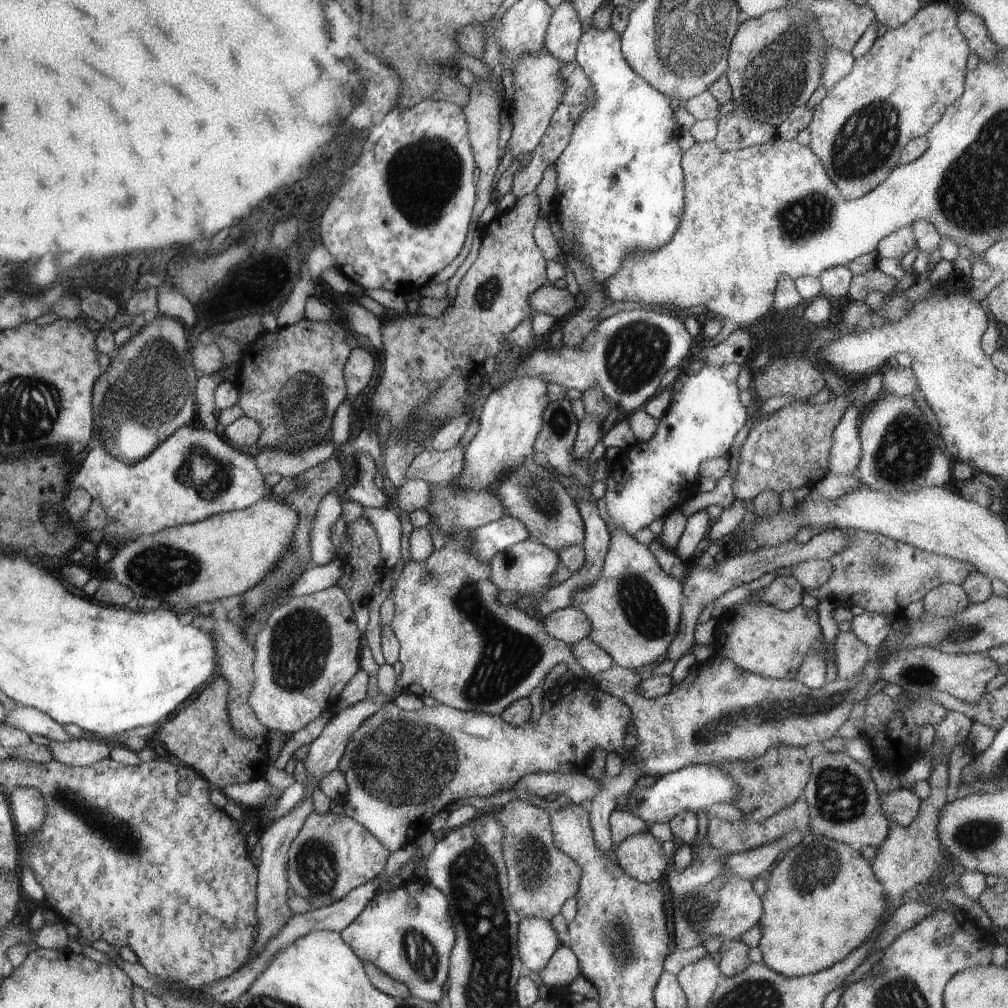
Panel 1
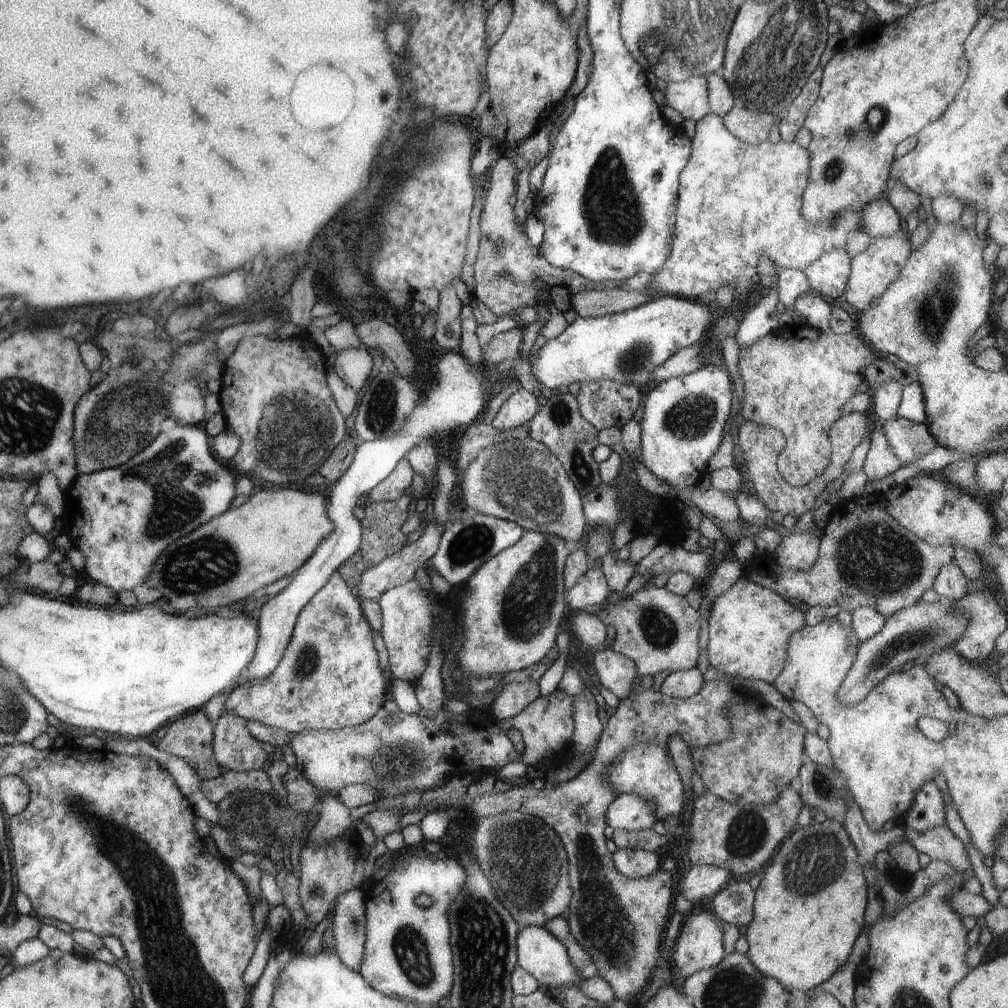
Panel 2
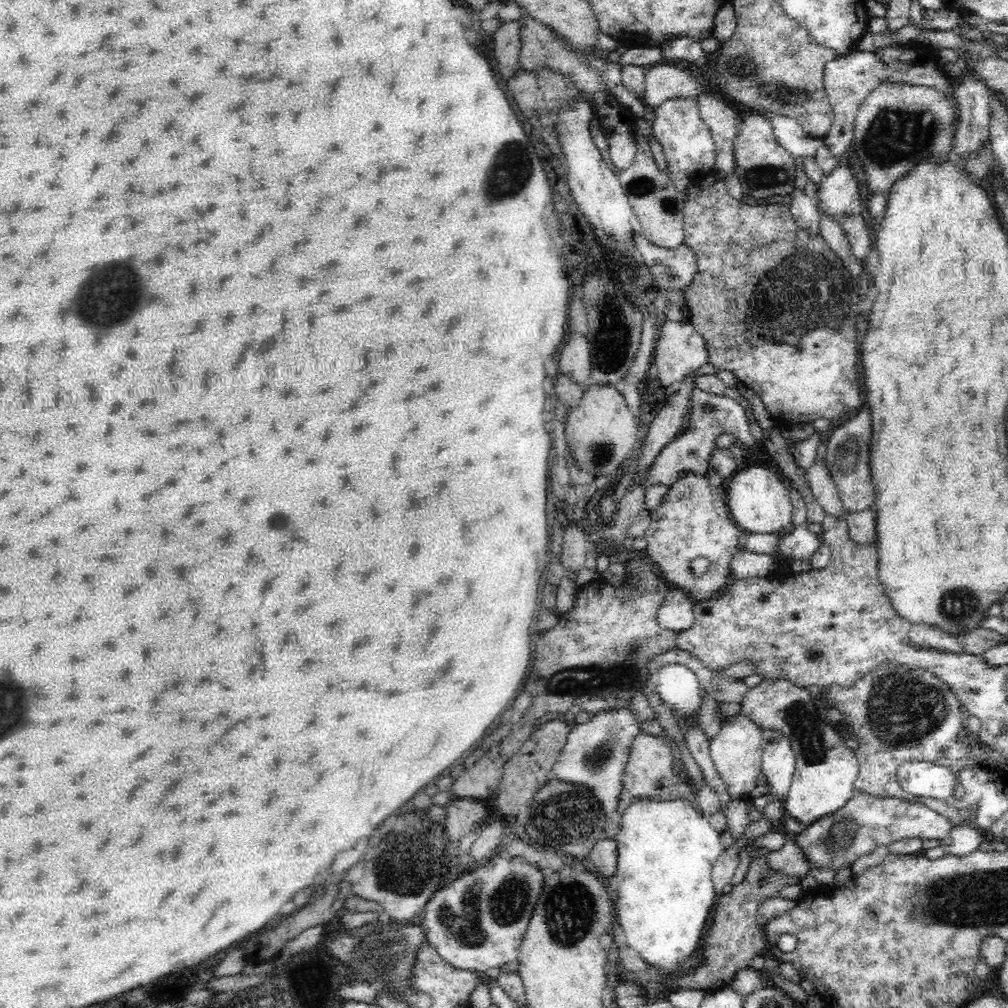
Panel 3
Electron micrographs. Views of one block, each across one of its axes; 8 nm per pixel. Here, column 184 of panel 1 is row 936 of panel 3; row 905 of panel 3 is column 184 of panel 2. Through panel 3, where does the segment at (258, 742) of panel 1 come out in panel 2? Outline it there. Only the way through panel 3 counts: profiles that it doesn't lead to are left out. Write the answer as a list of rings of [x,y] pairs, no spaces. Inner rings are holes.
[[[189,712],[185,716],[179,716],[177,720],[169,722],[165,736],[161,740],[153,738],[153,744],[161,752],[183,758],[201,780],[215,780],[223,774],[223,770],[215,762],[215,754],[213,754],[213,722],[207,720],[207,716],[203,712]]]

